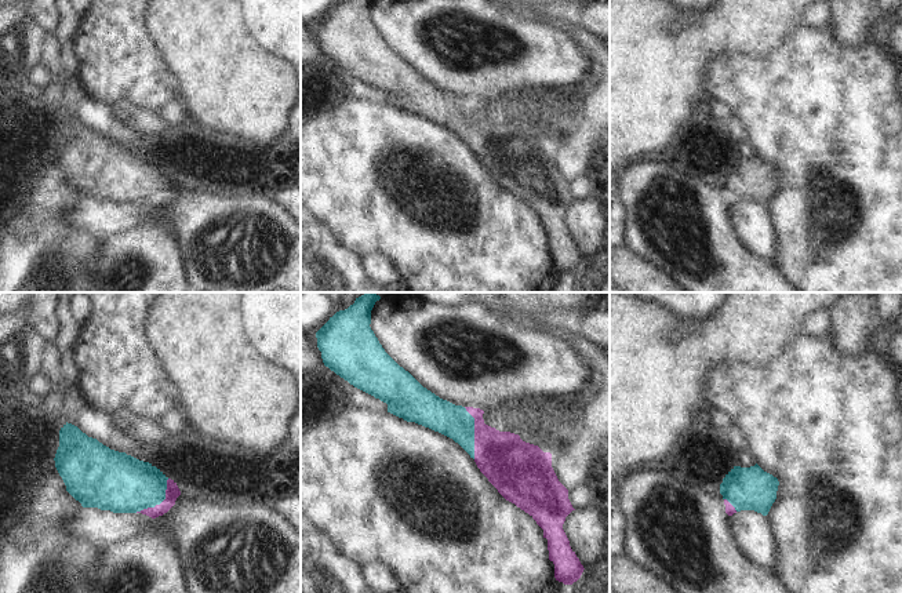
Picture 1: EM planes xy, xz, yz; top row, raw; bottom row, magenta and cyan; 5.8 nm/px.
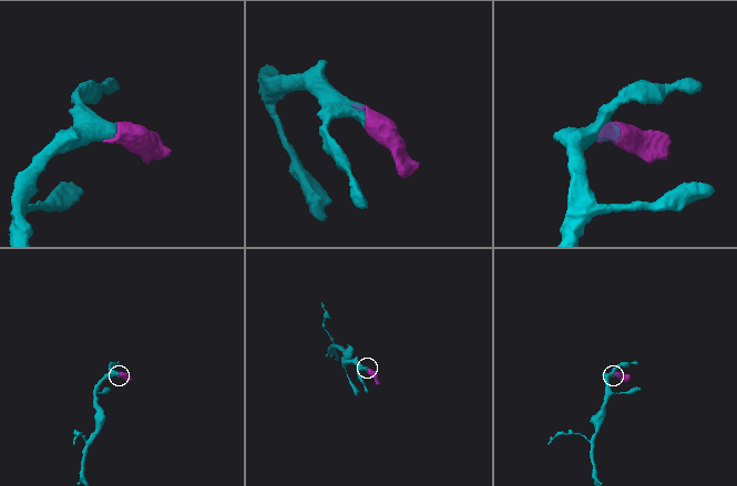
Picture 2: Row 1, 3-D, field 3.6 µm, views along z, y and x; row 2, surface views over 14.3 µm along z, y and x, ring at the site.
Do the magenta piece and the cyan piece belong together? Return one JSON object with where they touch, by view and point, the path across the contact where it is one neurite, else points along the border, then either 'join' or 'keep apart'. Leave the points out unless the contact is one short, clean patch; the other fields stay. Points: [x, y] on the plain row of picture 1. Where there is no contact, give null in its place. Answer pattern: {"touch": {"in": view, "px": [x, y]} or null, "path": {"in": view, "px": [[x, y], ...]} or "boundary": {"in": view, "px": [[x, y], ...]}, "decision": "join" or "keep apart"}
{"touch": {"in": "xz", "px": [475, 124]}, "path": {"in": "xz", "px": [[504, 149], [494, 144], [475, 124], [462, 115], [440, 106]]}, "decision": "join"}

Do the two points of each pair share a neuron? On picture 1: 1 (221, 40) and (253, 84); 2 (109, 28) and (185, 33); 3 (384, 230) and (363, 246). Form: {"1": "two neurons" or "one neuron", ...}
{"1": "one neuron", "2": "two neurons", "3": "one neuron"}

